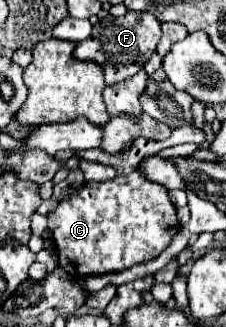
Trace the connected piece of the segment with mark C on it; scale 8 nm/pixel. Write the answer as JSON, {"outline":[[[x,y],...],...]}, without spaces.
{"outline":[[[141,171],[103,183],[85,183],[47,215],[59,267],[73,279],[107,275],[157,259],[181,229],[167,189],[147,181]]]}

